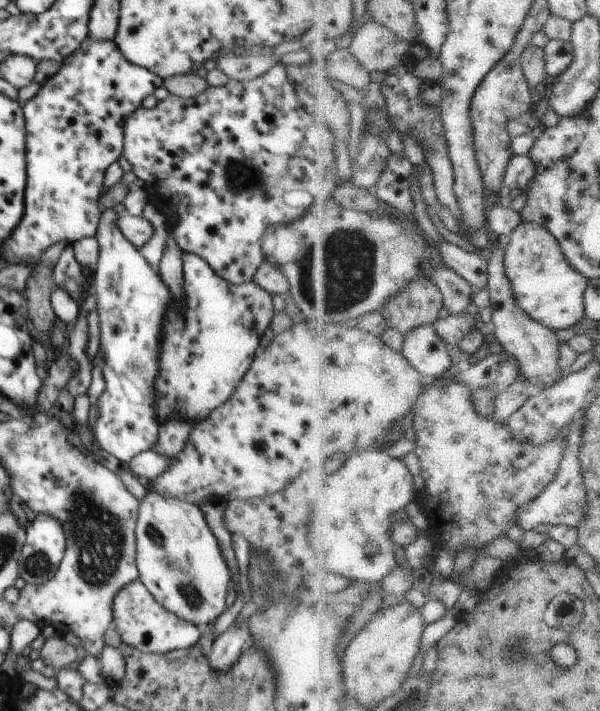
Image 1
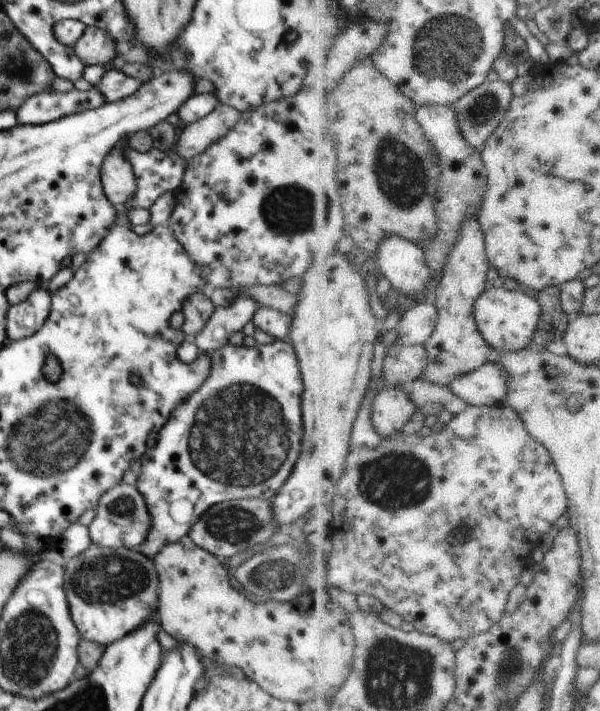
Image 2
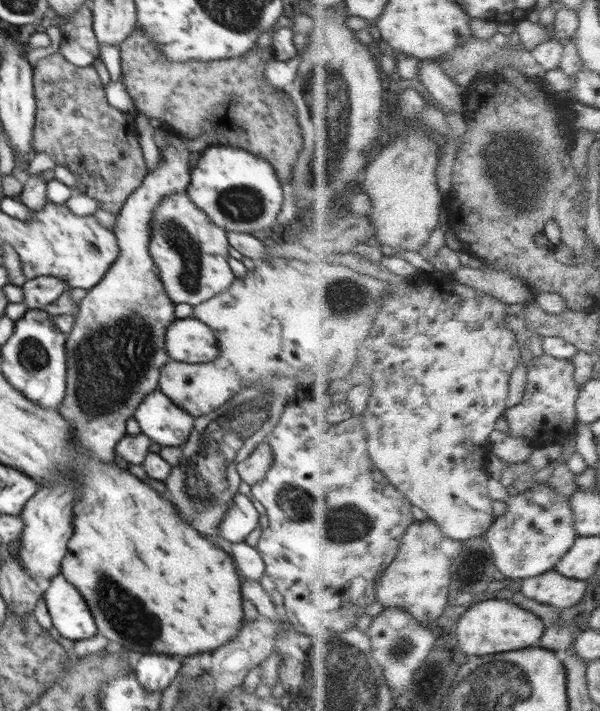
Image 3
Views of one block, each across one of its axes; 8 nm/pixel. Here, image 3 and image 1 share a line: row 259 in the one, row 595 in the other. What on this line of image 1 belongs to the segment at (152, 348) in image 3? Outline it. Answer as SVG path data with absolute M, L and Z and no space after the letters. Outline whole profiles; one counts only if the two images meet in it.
M139 579L130 582L118 594L114 596L112 604L115 629L122 639L122 644L133 646L143 653L169 653L174 649L192 648L199 644L202 630L194 623L178 618L176 614L166 610L156 599L150 590Z

